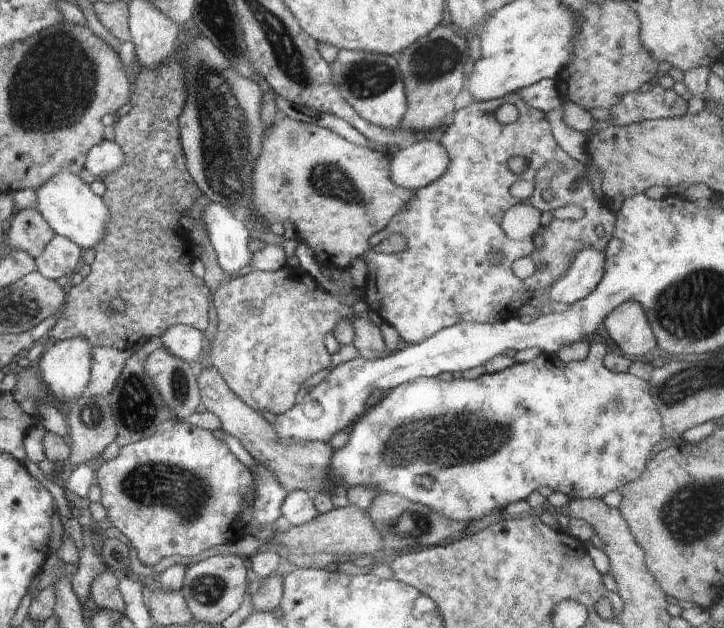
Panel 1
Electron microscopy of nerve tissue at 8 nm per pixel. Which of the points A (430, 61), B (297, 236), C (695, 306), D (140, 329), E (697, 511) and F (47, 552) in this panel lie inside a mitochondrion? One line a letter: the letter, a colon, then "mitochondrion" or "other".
A: mitochondrion
B: other
C: mitochondrion
D: other
E: mitochondrion
F: other

